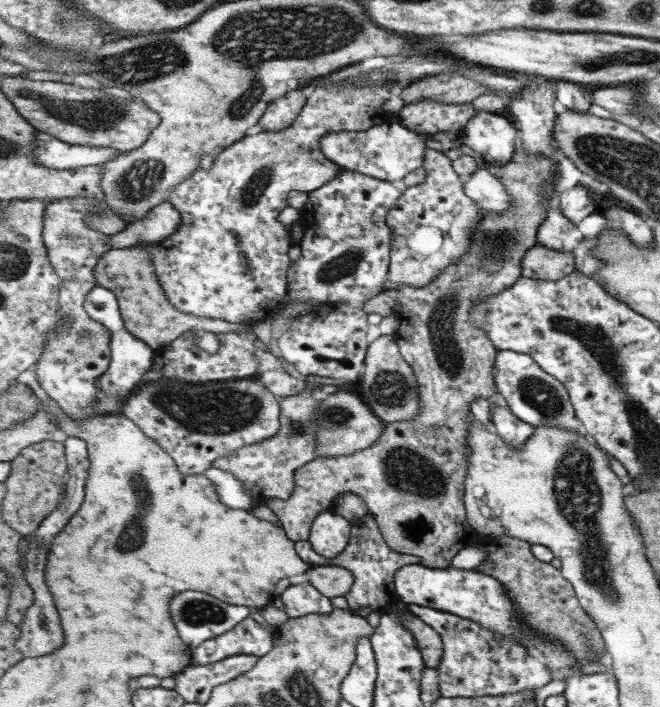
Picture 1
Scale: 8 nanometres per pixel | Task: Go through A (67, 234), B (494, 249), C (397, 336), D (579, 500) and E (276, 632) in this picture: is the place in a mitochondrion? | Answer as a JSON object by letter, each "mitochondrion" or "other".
{"A":"mitochondrion","B":"mitochondrion","C":"other","D":"mitochondrion","E":"other"}

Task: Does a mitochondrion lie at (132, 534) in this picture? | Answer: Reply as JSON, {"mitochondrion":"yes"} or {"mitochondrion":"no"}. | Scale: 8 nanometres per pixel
{"mitochondrion":"yes"}

